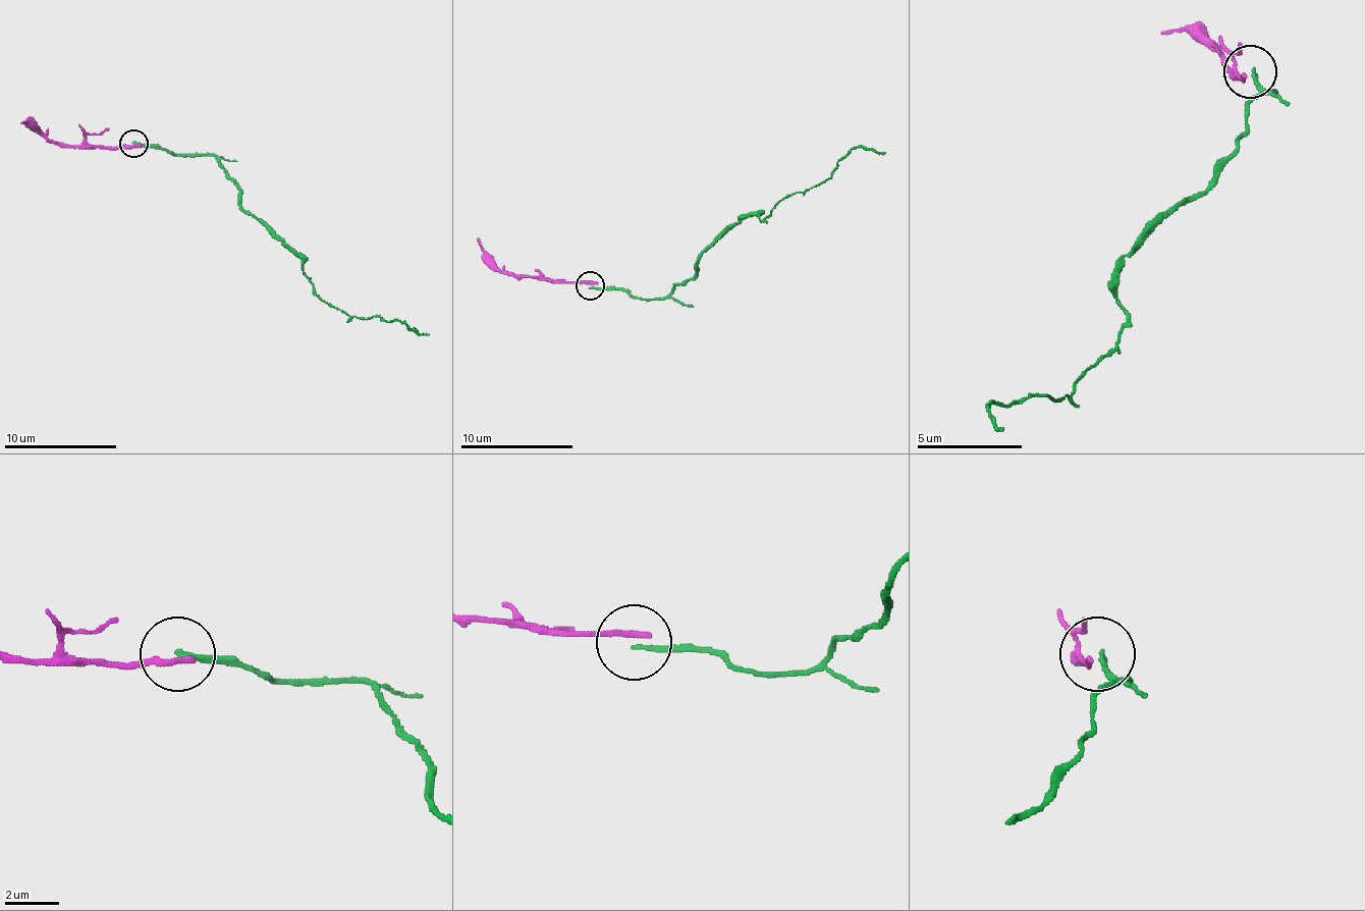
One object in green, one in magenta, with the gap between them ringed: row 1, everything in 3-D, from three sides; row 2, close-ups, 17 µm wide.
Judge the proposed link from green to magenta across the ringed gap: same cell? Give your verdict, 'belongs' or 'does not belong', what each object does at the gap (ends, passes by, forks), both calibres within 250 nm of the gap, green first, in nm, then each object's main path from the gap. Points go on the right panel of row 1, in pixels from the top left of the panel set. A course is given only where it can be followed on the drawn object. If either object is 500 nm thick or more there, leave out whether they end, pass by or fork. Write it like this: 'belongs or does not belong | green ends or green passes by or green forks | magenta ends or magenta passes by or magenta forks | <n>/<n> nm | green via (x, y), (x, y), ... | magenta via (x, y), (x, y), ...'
does not belong | green ends | magenta ends | 180/260 nm | green via (1250, 71), (1276, 92), (1250, 103), (1207, 188), (1123, 262), (1128, 325), (1059, 399), (990, 405), (1001, 431) | magenta via (1245, 76), (1234, 76), (1181, 29), (1160, 34)

